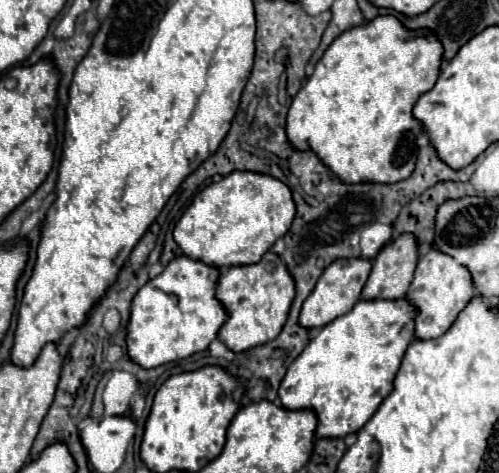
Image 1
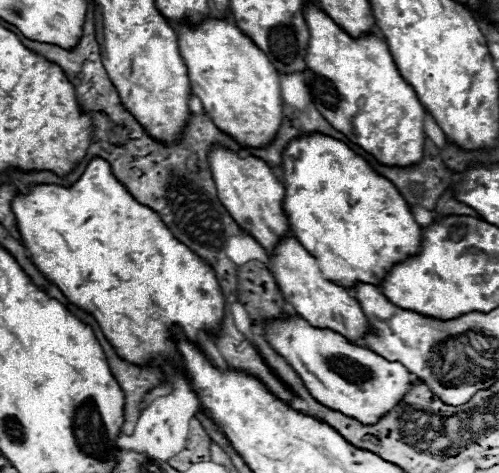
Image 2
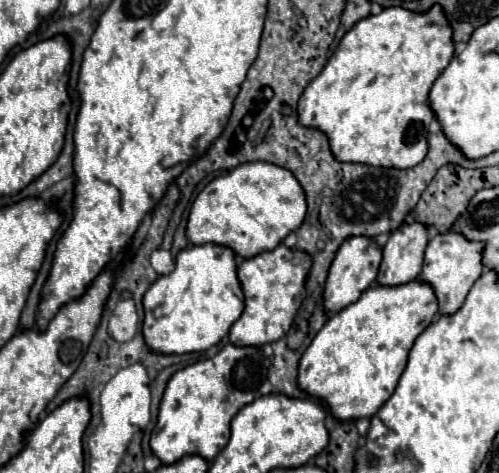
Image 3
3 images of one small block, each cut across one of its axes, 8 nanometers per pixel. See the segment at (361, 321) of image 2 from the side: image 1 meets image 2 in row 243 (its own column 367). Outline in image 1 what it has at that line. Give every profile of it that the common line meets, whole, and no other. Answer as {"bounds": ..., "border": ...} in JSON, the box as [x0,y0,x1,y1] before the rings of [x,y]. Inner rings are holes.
{"bounds":[362,234,418,298],"border":[[[400,234],[394,242],[386,244],[380,254],[376,256],[376,260],[372,262],[372,272],[370,278],[362,290],[362,298],[404,298],[410,284],[412,284],[412,276],[418,264],[418,242],[414,238],[414,234]]]}

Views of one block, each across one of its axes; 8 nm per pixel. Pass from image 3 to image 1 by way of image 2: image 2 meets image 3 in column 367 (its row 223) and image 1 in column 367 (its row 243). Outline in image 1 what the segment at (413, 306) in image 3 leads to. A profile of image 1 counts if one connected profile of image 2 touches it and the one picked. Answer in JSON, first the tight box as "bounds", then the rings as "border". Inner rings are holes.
{"bounds":[278,298,418,438],"border":[[[406,298],[356,302],[350,312],[322,326],[318,334],[312,336],[304,352],[290,364],[278,390],[282,406],[288,410],[314,410],[318,416],[316,436],[344,438],[350,432],[358,432],[378,410],[382,400],[394,390],[394,376],[402,364],[406,348],[414,340],[416,316],[418,308],[414,308],[414,304],[410,304]]]}

